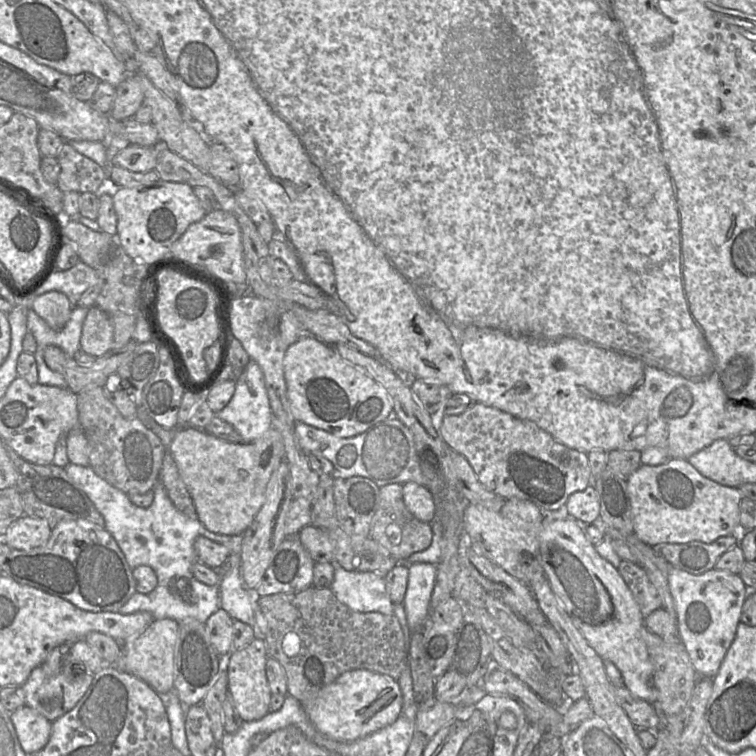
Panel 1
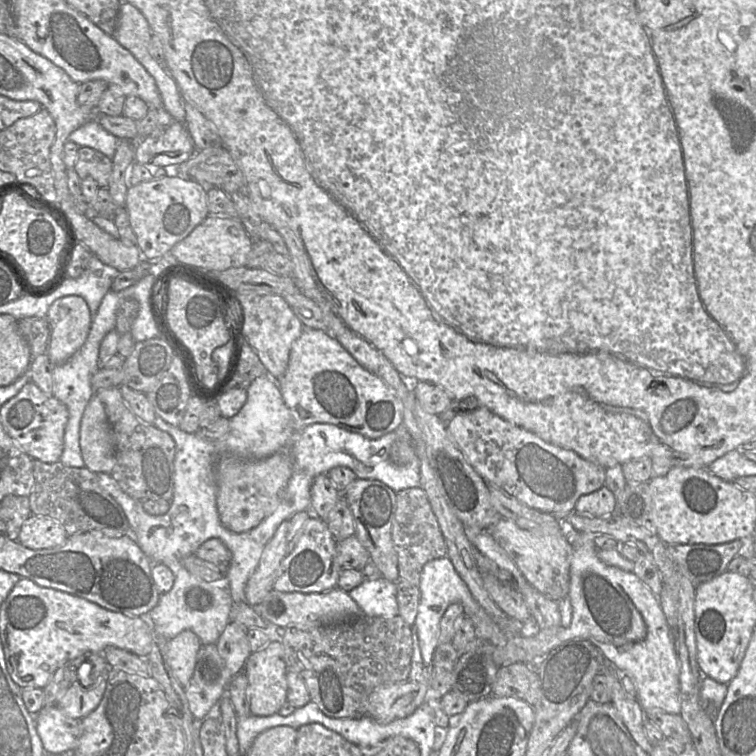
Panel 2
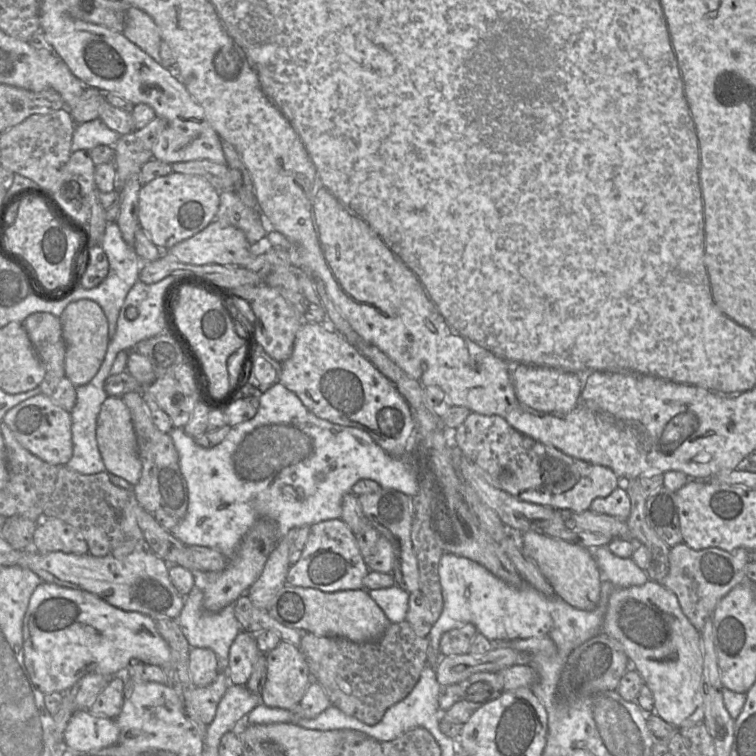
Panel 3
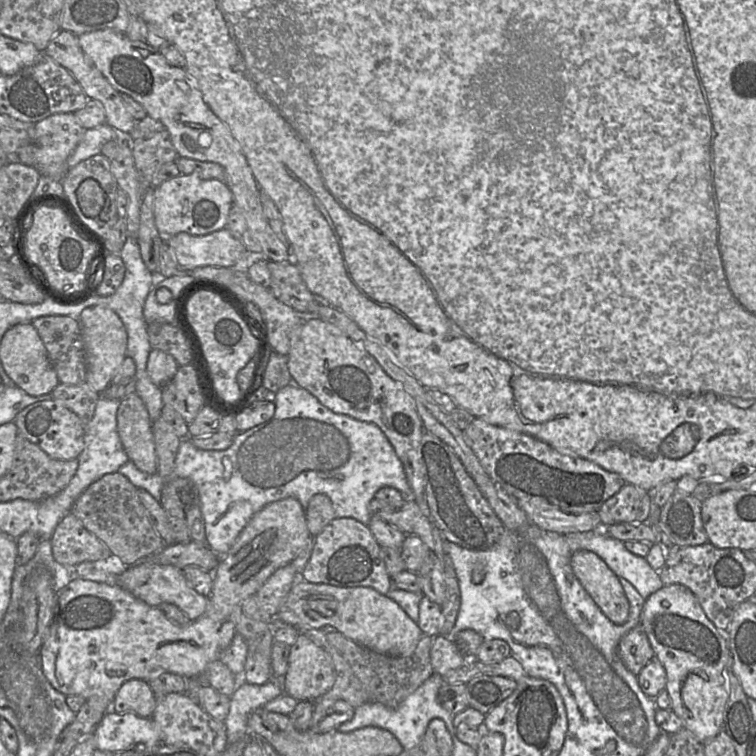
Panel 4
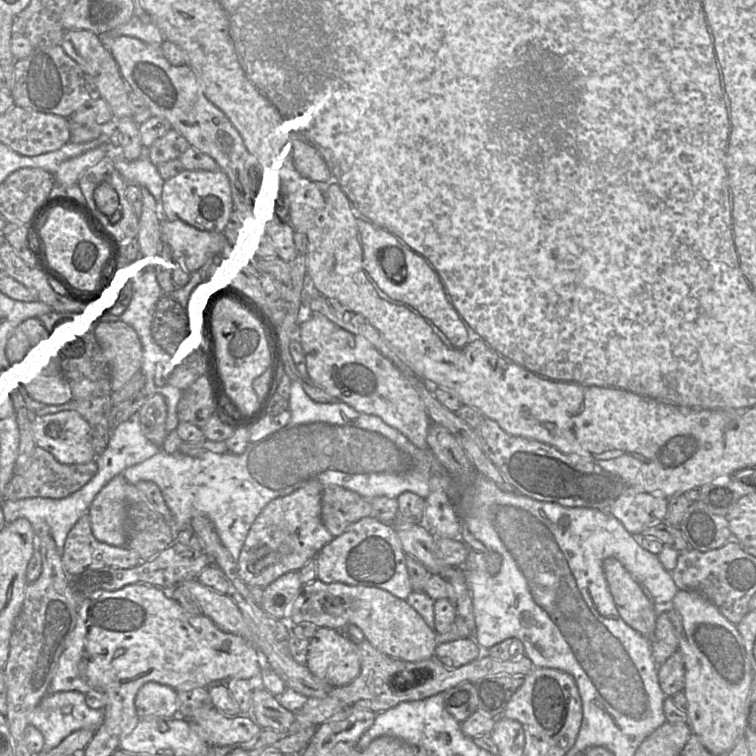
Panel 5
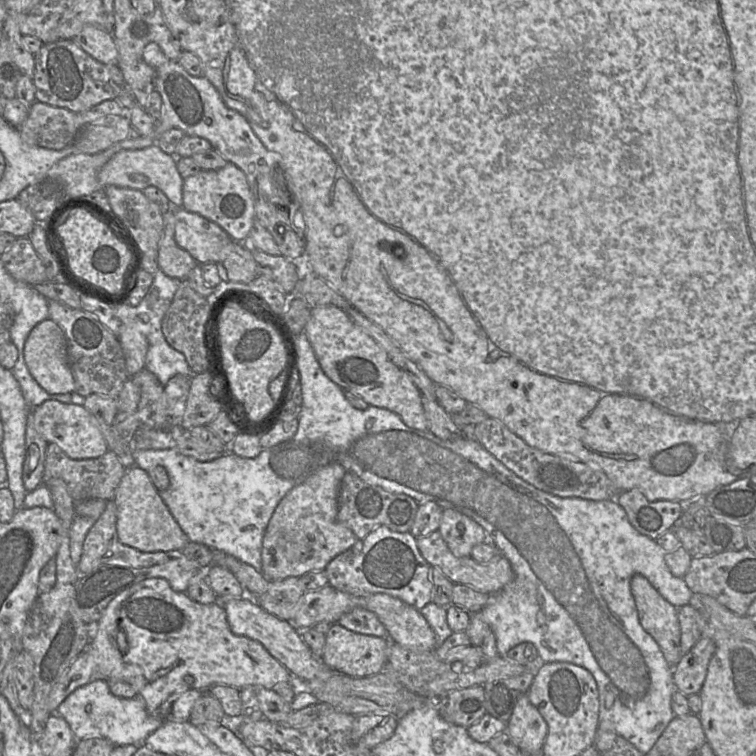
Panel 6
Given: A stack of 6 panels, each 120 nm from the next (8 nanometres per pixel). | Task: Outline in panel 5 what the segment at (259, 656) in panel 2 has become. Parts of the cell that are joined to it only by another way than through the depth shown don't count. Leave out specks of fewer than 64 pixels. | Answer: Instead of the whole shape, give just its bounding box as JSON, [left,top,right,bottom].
[305,627,360,688]

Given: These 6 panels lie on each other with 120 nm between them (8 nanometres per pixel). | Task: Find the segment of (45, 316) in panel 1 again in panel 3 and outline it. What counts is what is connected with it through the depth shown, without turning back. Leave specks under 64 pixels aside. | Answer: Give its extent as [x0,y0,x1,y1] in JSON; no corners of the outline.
[59,299,110,386]

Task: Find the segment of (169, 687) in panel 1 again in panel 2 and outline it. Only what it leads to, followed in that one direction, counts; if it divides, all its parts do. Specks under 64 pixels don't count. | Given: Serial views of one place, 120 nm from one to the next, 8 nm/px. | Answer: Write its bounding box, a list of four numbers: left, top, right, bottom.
[166,630,202,687]

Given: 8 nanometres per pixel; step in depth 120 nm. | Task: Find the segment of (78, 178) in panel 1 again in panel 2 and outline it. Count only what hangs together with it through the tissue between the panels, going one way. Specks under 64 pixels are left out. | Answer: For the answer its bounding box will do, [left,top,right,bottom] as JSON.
[74,147,112,188]

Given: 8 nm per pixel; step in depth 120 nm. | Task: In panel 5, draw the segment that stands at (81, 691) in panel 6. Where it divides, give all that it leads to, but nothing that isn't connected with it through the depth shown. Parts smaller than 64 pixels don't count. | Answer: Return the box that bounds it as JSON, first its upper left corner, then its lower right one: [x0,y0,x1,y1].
[29,691,103,751]

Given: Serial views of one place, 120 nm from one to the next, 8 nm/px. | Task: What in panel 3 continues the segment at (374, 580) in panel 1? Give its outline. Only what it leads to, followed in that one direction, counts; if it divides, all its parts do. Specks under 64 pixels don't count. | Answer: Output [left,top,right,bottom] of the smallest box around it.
[367,585,409,623]

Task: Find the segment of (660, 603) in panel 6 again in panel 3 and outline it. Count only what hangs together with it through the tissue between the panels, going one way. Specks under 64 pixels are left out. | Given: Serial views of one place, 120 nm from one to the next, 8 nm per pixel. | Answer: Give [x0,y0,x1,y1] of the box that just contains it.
[521,532,604,611]

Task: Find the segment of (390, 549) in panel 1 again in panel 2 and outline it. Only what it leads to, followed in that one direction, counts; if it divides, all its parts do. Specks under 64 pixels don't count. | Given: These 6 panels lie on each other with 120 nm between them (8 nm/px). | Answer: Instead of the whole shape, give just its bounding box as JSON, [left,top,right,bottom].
[392,486,447,588]

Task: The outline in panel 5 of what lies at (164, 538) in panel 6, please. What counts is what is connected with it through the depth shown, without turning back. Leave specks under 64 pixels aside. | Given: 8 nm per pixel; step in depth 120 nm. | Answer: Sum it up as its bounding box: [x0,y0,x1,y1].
[87,475,129,546]

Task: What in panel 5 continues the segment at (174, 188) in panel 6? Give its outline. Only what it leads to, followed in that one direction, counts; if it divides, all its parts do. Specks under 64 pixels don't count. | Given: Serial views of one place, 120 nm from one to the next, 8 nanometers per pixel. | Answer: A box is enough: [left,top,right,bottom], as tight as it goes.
[113,157,168,222]

